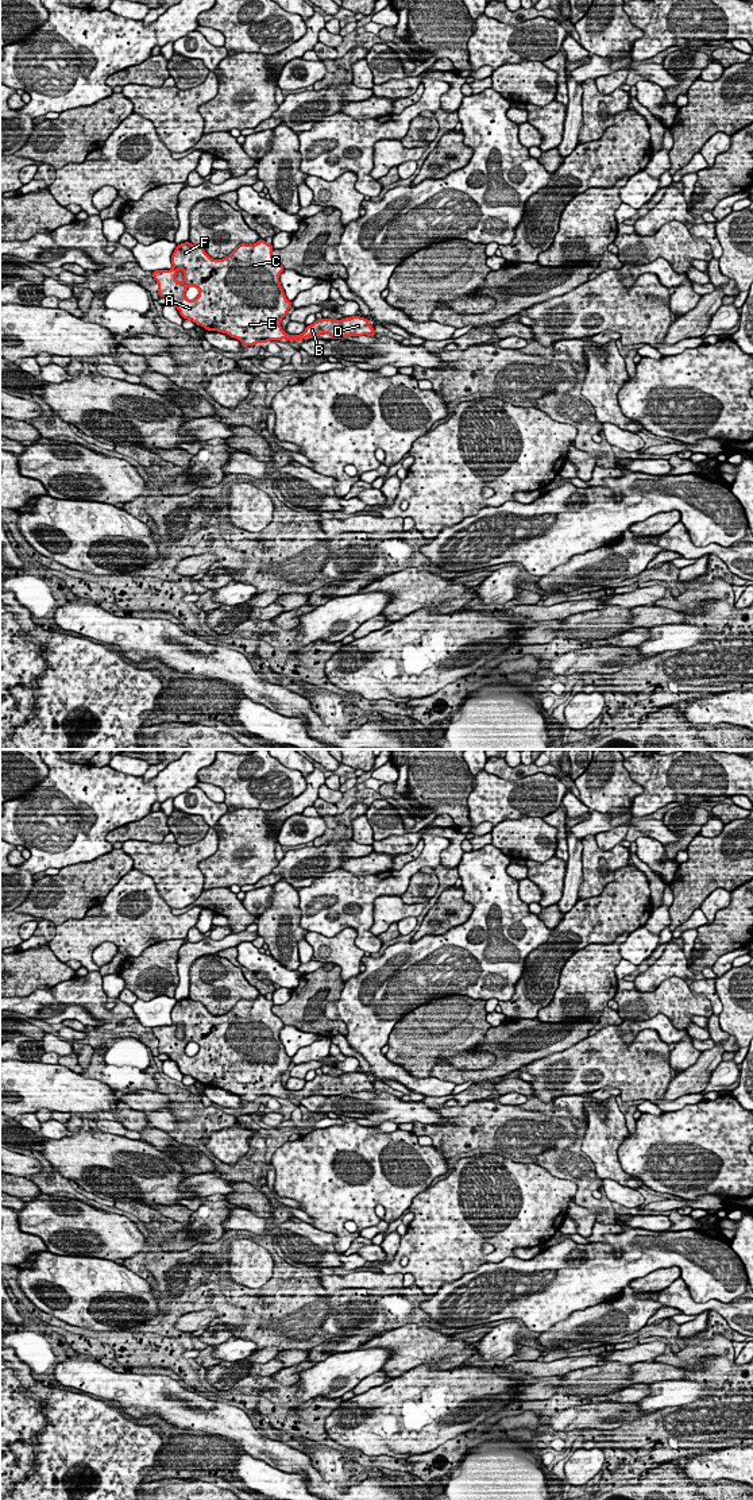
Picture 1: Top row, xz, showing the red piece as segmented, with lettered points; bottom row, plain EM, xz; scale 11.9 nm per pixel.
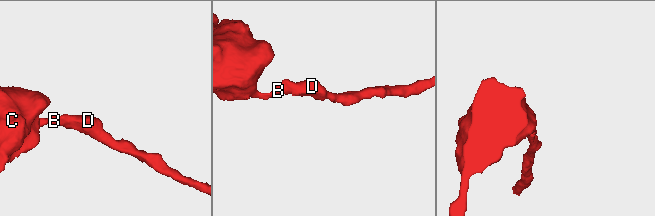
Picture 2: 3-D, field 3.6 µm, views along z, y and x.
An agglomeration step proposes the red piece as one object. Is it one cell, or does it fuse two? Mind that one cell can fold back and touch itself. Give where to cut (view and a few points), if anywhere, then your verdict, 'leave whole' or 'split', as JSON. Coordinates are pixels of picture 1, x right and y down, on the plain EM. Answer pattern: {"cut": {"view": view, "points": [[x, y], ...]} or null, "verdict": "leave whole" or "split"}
{"cut": null, "verdict": "leave whole"}

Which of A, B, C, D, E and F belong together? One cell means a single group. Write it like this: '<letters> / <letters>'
A B C D E F

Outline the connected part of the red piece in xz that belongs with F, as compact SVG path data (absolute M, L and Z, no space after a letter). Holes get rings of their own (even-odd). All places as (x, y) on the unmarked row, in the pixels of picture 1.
M259 995L255 1000L239 1000L228 1013L212 1015L201 1002L189 998L177 1000L170 1026L154 1026L152 1033L158 1040L159 1053L166 1053L182 1075L192 1076L208 1087L217 1087L239 1095L243 1102L267 1099L269 1096L301 1096L309 1092L329 1090L331 1095L345 1092L375 1092L374 1083L366 1073L352 1072L341 1076L321 1075L306 1081L301 1091L289 1091L281 1077L291 1064L291 1057L285 1052L279 1032L285 1026L271 1009L274 1003ZM196 1042L200 1049L194 1056L188 1056L185 1048Z

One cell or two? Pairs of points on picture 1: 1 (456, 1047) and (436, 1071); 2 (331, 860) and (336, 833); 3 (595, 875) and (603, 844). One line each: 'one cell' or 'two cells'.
1: two cells
2: two cells
3: two cells

